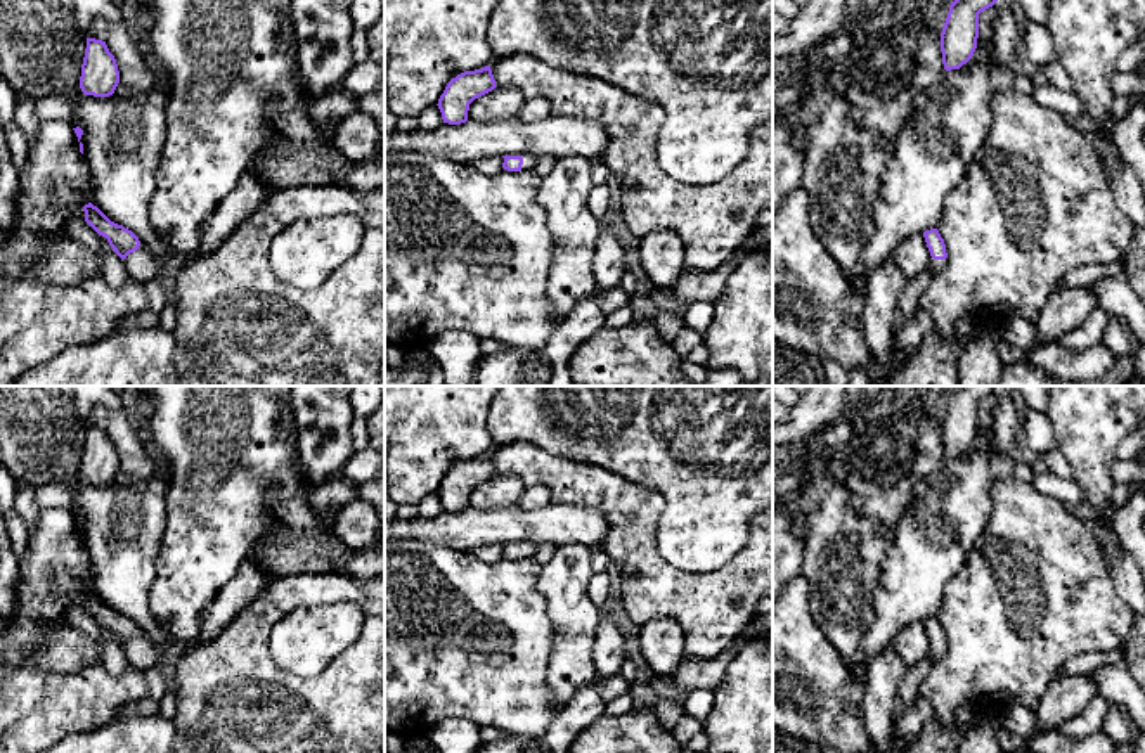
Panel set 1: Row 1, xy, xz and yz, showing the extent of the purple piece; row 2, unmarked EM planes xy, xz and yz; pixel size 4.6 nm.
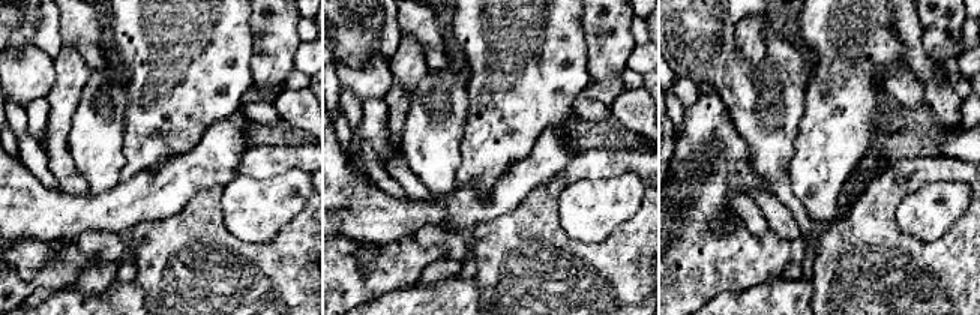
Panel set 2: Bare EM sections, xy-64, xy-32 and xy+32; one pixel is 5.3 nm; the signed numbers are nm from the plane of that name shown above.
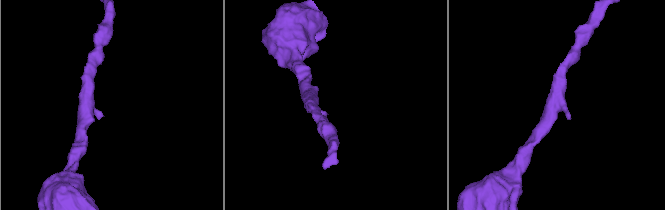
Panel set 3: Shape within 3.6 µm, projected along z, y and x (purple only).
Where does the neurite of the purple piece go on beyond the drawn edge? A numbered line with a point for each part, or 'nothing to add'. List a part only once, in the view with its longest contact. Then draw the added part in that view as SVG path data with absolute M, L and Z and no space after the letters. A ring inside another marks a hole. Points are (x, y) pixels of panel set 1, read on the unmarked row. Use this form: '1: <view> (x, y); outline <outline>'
1: xy (141, 653); outline M142 630L137 639L130 640L123 647L123 653L128 663L132 665L132 668L137 672L146 672L151 668L163 668L158 649Z

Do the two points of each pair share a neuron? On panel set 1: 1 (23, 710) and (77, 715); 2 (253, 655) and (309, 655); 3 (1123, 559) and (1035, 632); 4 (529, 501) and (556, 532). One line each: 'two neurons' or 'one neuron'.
1: one neuron
2: two neurons
3: two neurons
4: two neurons

